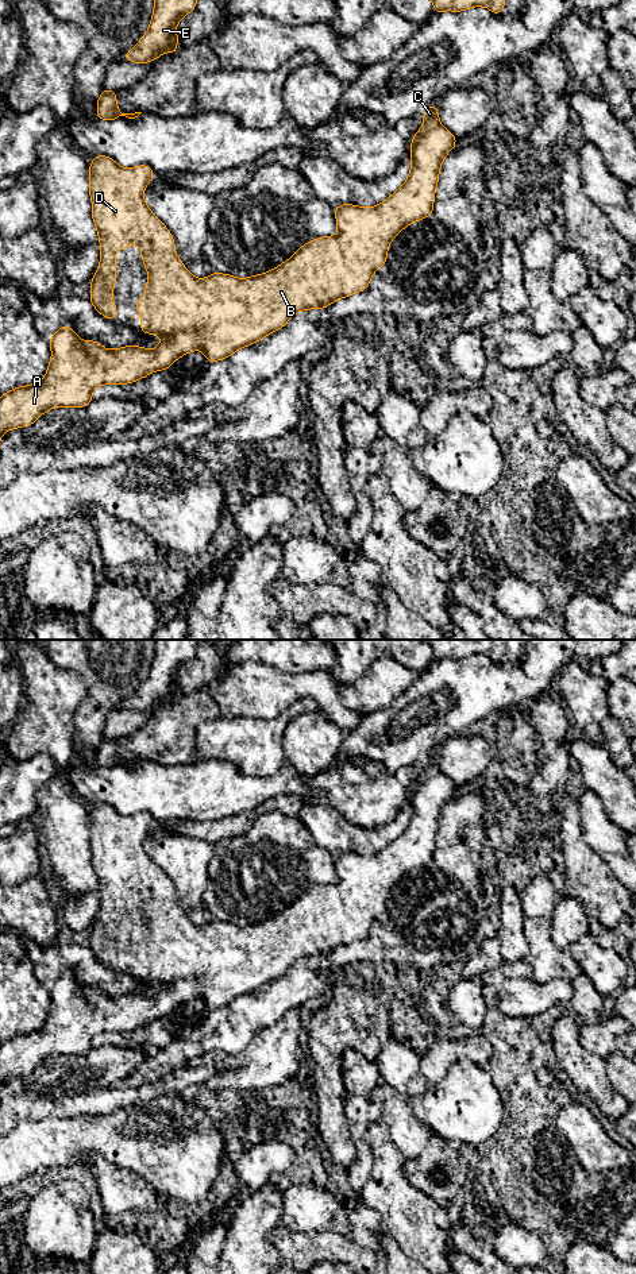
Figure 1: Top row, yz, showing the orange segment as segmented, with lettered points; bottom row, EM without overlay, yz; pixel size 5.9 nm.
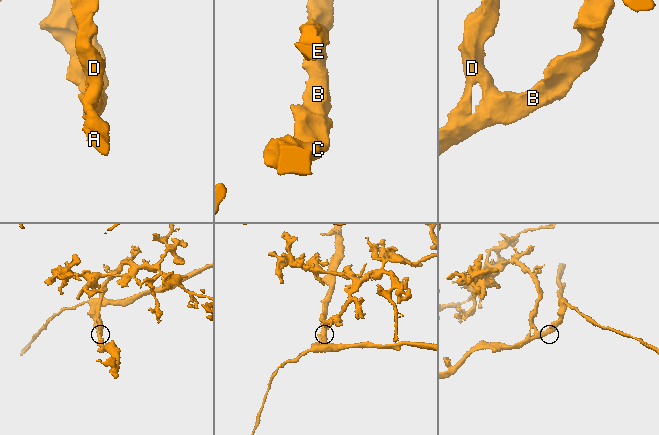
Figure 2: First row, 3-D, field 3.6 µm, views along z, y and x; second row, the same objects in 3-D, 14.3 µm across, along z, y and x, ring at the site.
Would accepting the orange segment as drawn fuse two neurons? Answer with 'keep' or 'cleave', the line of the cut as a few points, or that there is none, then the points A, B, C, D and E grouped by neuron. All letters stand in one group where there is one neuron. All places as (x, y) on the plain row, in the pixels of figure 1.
keep | no cut | A B C D E

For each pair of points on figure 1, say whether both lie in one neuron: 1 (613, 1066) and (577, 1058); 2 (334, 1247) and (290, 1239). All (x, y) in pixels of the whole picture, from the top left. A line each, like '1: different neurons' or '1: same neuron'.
1: different neurons
2: same neuron

